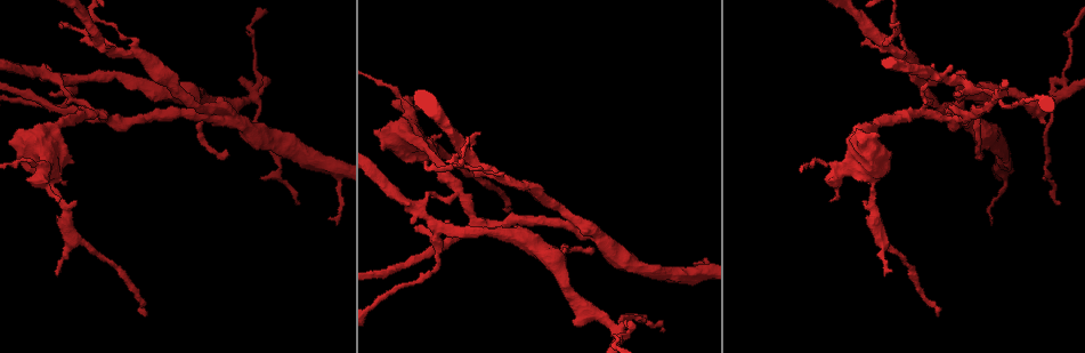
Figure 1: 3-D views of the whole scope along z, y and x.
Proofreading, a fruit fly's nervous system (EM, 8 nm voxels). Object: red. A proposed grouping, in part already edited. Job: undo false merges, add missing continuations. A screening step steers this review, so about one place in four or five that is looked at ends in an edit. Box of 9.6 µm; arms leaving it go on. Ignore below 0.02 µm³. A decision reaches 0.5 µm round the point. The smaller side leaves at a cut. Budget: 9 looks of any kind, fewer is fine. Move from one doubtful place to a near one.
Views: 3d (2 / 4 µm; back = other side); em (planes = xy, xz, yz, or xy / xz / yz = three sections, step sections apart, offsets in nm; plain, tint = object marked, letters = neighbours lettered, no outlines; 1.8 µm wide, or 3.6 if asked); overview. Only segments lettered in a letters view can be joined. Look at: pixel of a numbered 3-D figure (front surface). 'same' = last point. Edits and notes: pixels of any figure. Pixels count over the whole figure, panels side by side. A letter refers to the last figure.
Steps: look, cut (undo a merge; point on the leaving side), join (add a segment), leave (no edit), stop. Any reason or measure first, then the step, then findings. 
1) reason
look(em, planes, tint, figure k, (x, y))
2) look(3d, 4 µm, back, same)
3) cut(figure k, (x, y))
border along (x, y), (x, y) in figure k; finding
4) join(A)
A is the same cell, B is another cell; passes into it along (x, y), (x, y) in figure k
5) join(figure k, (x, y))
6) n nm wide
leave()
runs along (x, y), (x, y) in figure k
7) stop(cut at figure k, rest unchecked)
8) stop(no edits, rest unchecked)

thin neck
look(em, planes, letters, figure 1, (557, 223))

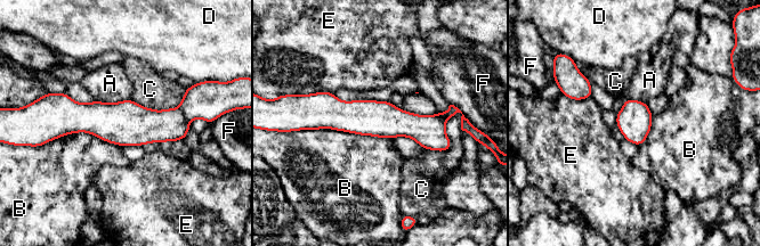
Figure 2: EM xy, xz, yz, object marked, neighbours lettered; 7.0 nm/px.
240 nm wide
leave()
A, B, C, D, E and F are other cells; runs along (56, 115), (193, 115) in figure 2; all the same neuron

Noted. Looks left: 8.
sudden change in width
look(em, xz, step 8, tint, figure 1, (93, 111))

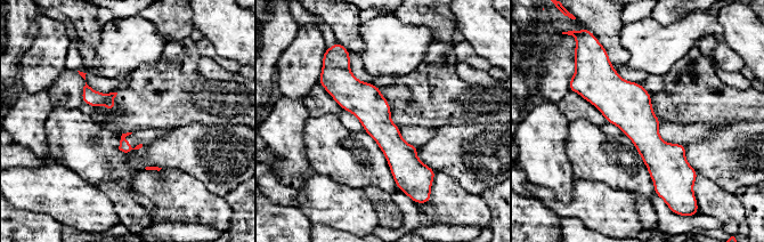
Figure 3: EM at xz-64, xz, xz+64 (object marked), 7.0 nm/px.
look(em, planes, letters, same)

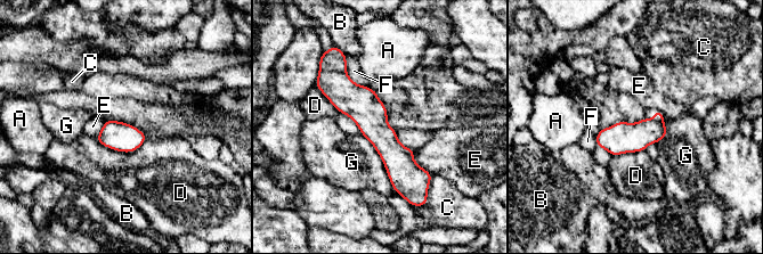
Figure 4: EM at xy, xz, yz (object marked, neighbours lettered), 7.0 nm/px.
cut(figure 4, (658, 116))
A, B, C, D, E, F and G are other cells; border along (663, 119), (654, 121) in figure 4; a second neuron is stuck on

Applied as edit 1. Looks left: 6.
look(overview)

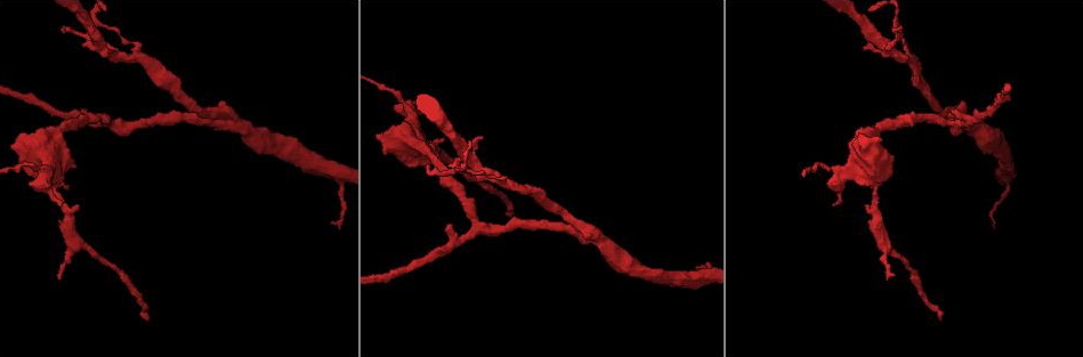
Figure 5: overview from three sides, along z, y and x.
thick turns thin
look(em, xz, step 4, tint, figure 5, (99, 48))

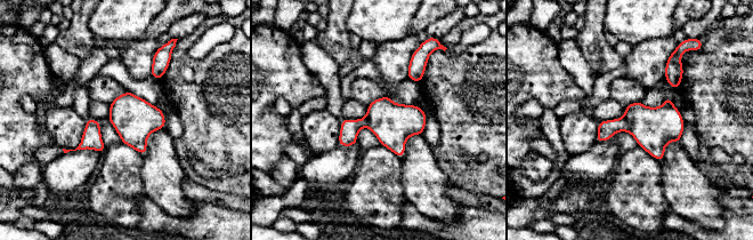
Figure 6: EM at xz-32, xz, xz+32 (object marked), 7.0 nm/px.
look(em, planes, letters, same)

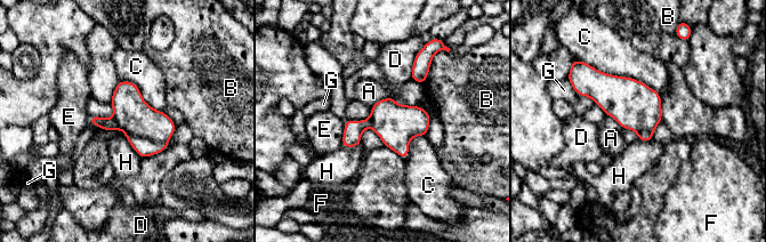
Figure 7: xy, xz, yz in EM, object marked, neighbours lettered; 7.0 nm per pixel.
leave()
A, B, C, D, E, F, G and H are other cells; border along (123, 137), (140, 158) in figure 7; continuous, no second neuron

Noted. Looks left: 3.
narrows sharply
look(3d, 4 µm, figure 5, (65, 205))

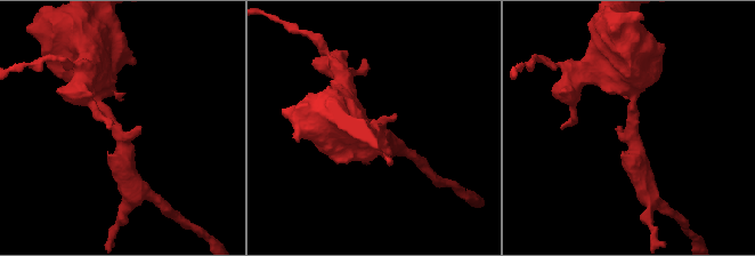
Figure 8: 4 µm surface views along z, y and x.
arms of 340, 340 nm
look(em, planes, plain, figure 8, (631, 129))

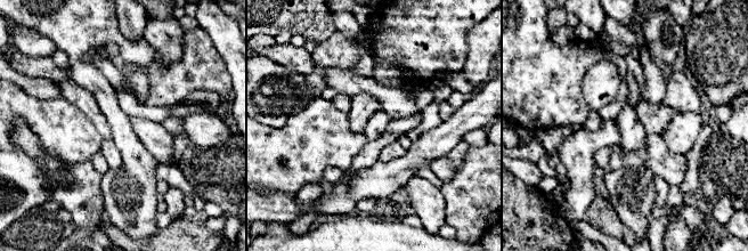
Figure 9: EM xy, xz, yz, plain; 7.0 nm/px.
what lies round it
look(em, planes, letters, same)

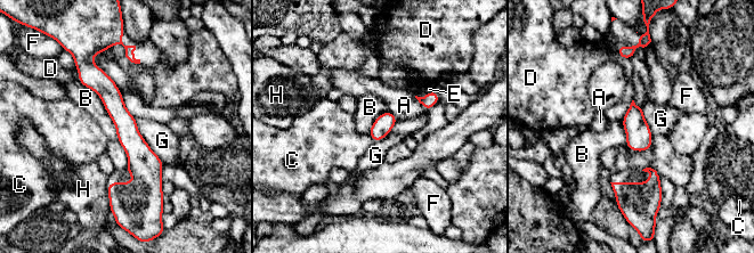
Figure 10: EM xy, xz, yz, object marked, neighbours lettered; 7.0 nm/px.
140 nm wide
leave()
A, B, C, D, E, F, G and H are other cells; runs along (91, 67), (137, 148), (119, 195) in figure 10; continuous, no second neuron

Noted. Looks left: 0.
stop(cut at figure 4, rest unchecked)

